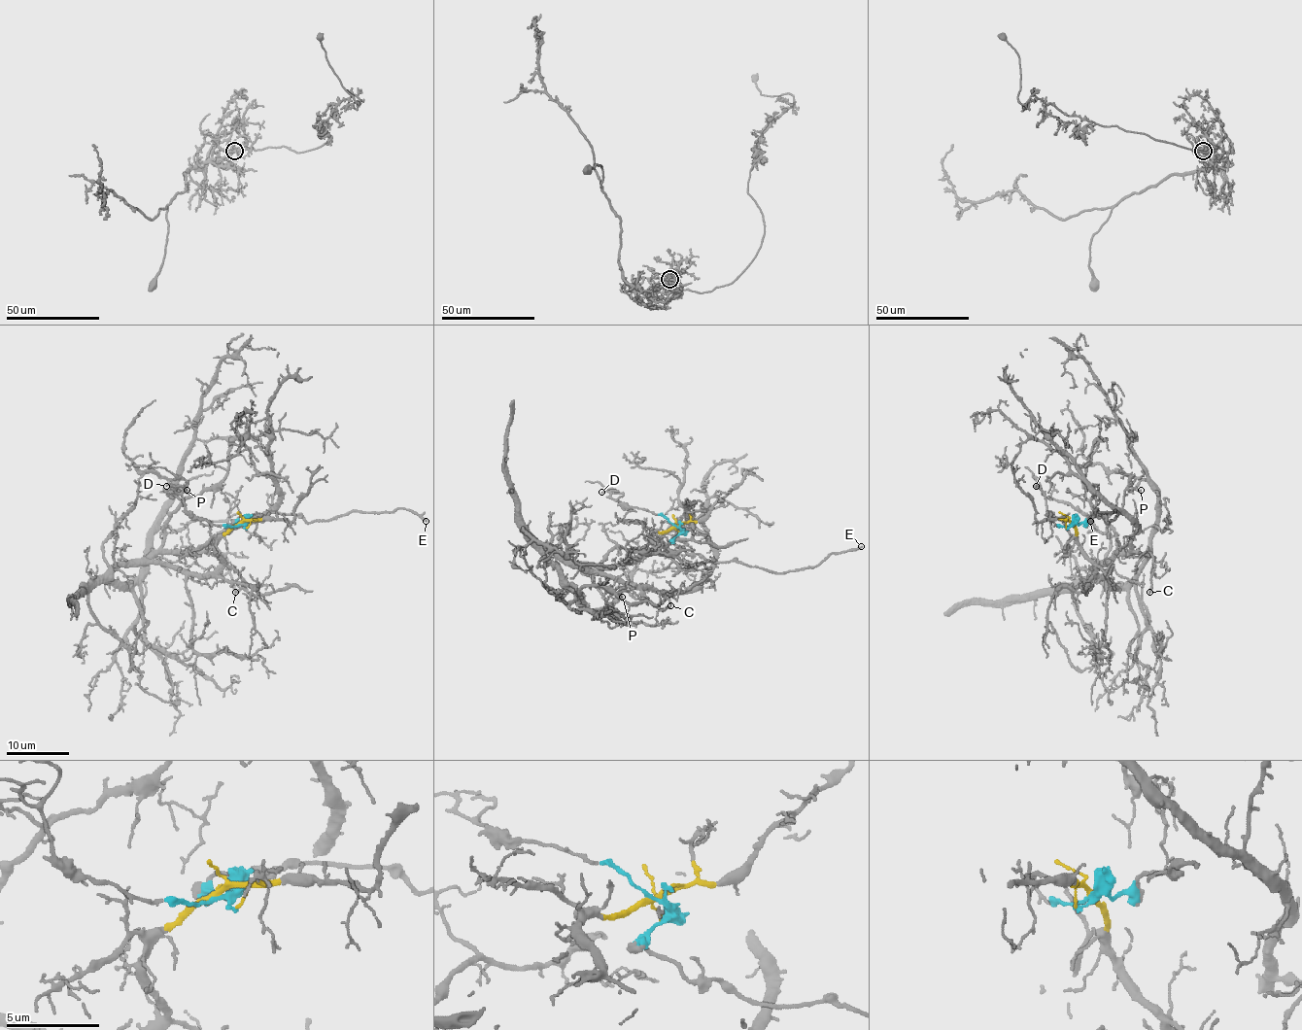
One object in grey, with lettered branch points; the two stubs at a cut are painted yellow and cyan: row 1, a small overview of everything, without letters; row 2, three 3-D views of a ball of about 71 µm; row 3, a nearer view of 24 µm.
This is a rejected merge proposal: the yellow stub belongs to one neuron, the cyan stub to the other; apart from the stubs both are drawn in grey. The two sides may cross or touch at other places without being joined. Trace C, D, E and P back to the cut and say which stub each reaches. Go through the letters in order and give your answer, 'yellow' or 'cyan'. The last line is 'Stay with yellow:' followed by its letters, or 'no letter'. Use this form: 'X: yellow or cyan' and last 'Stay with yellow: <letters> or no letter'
C: yellow
D: cyan
E: cyan
P: yellow
Stay with yellow: C, P

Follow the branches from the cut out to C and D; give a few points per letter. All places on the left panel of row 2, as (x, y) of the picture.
C: (240, 524), (219, 541), (222, 565), (212, 572), (190, 573), (153, 558), (158, 553), (223, 555), (236, 593)
D: (240, 524), (226, 527), (193, 517), (186, 509), (181, 496), (171, 484), (166, 486)

